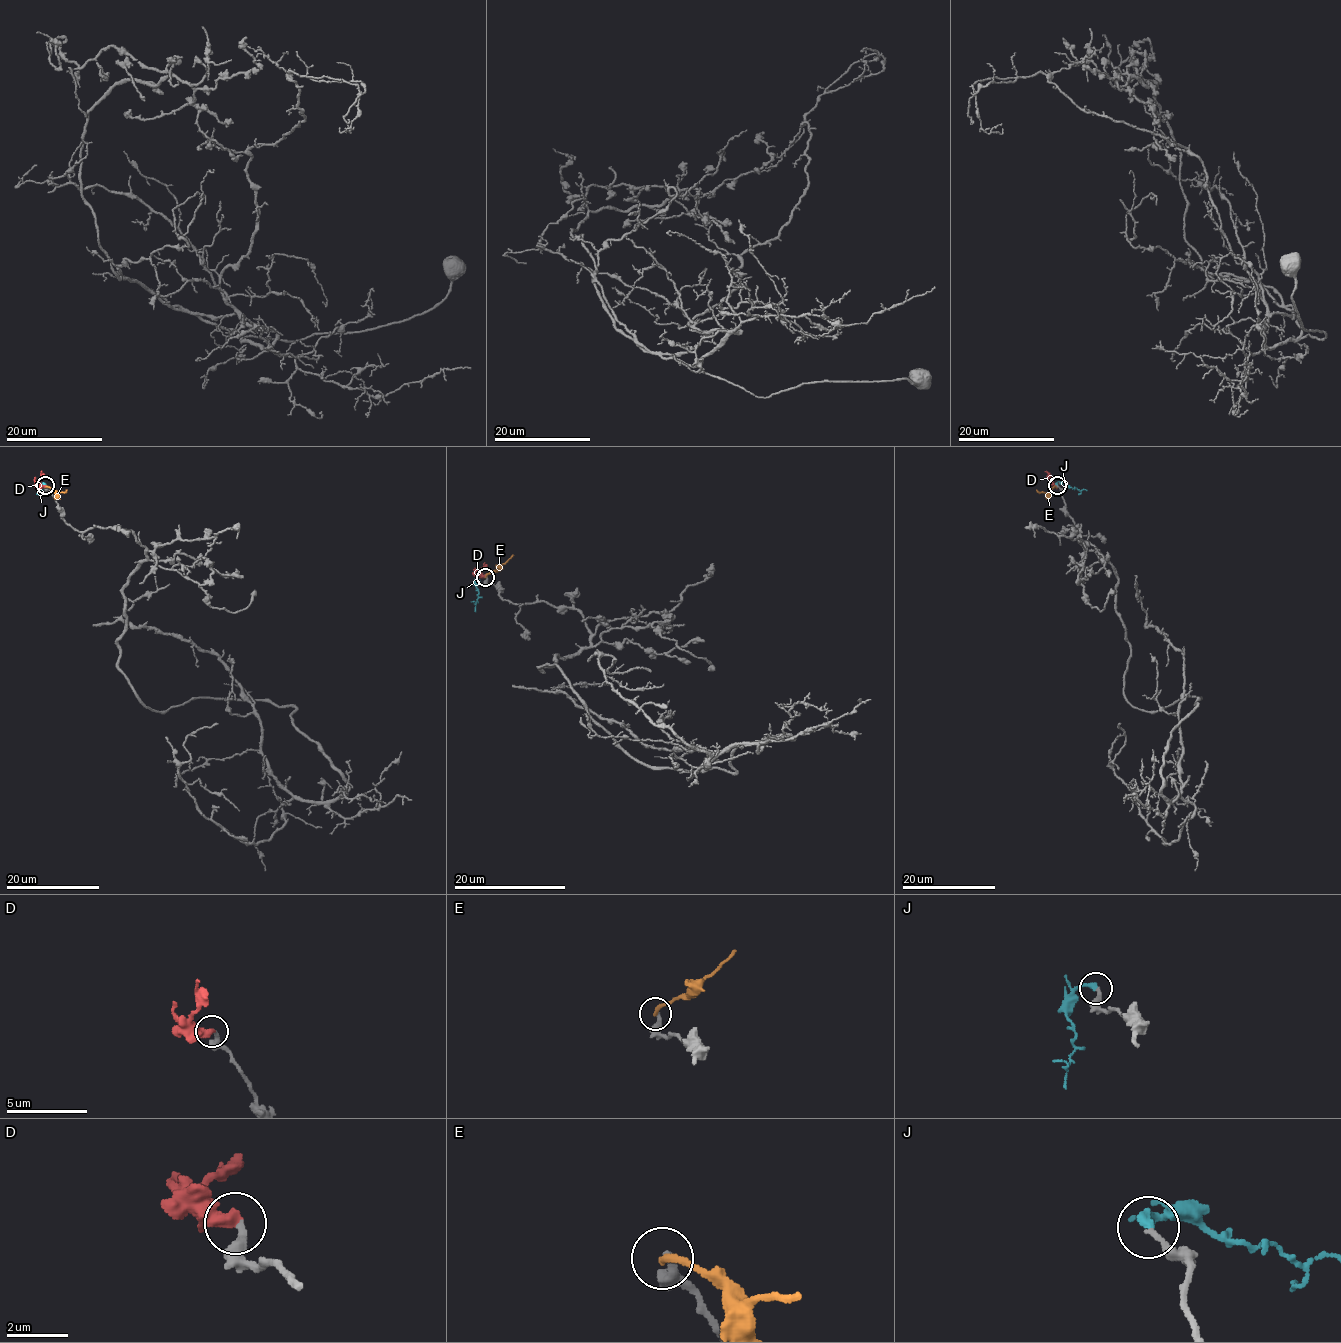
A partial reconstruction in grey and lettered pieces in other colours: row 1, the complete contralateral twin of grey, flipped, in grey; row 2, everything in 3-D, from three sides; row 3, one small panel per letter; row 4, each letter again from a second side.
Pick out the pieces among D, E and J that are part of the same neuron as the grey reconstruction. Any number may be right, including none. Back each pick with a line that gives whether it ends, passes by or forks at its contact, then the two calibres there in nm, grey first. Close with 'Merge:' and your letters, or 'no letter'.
D: it ends there; 240 nm thick on the grey side, 480 nm on the other
Merge: D

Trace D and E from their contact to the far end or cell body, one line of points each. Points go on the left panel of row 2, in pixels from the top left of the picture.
D: (46, 485), (39, 483), (42, 471)
E: (46, 487), (57, 492), (67, 490)

